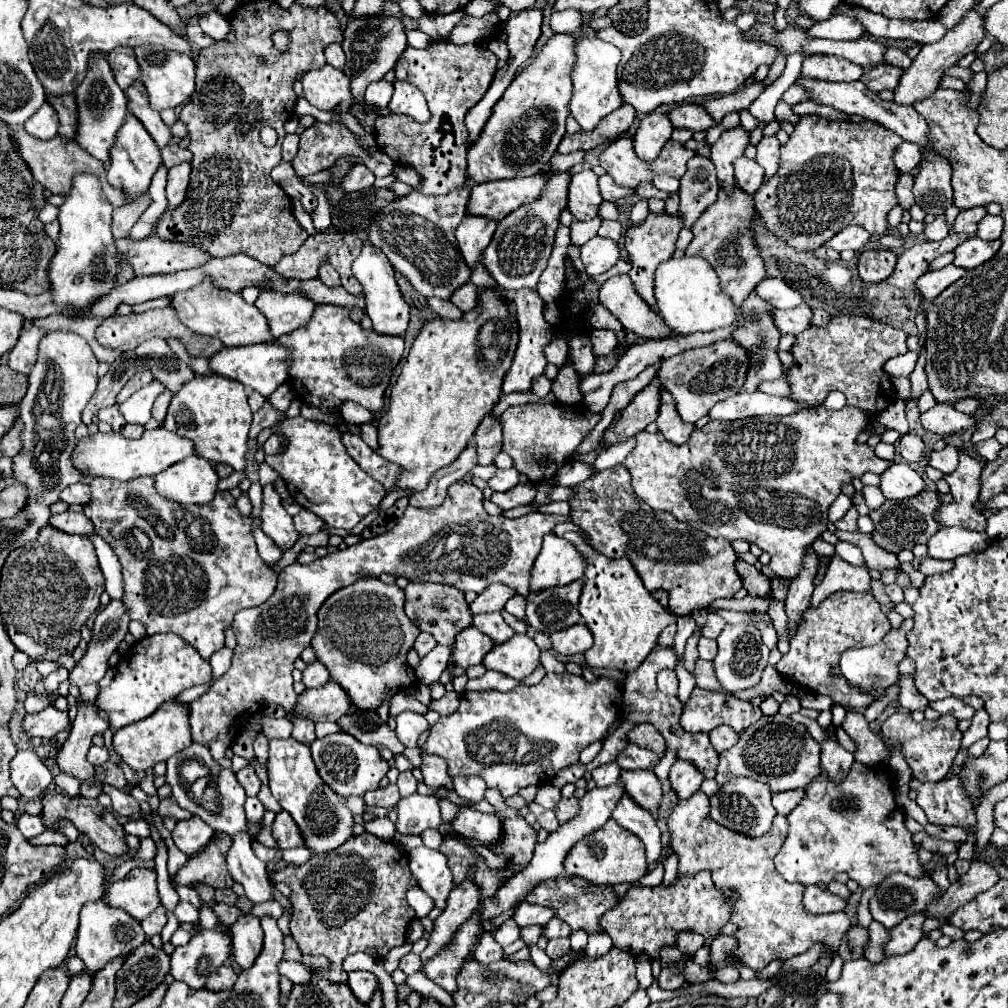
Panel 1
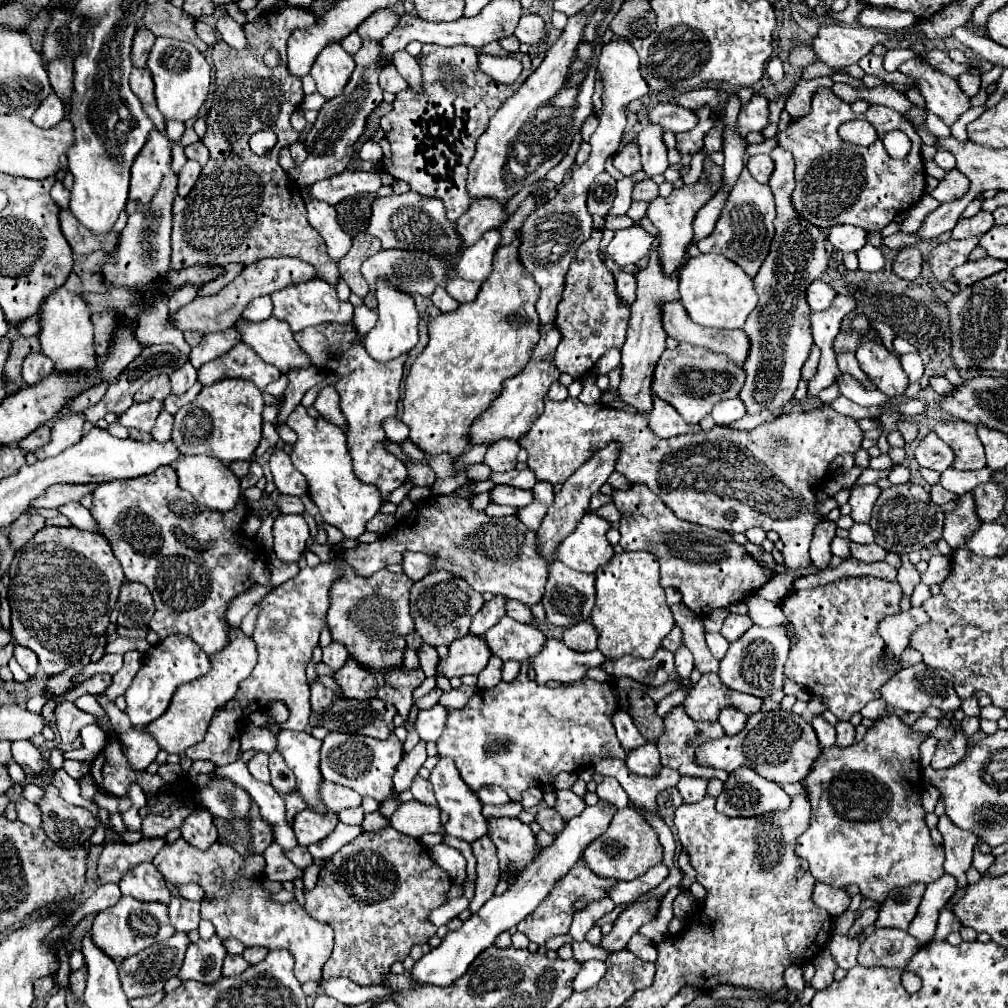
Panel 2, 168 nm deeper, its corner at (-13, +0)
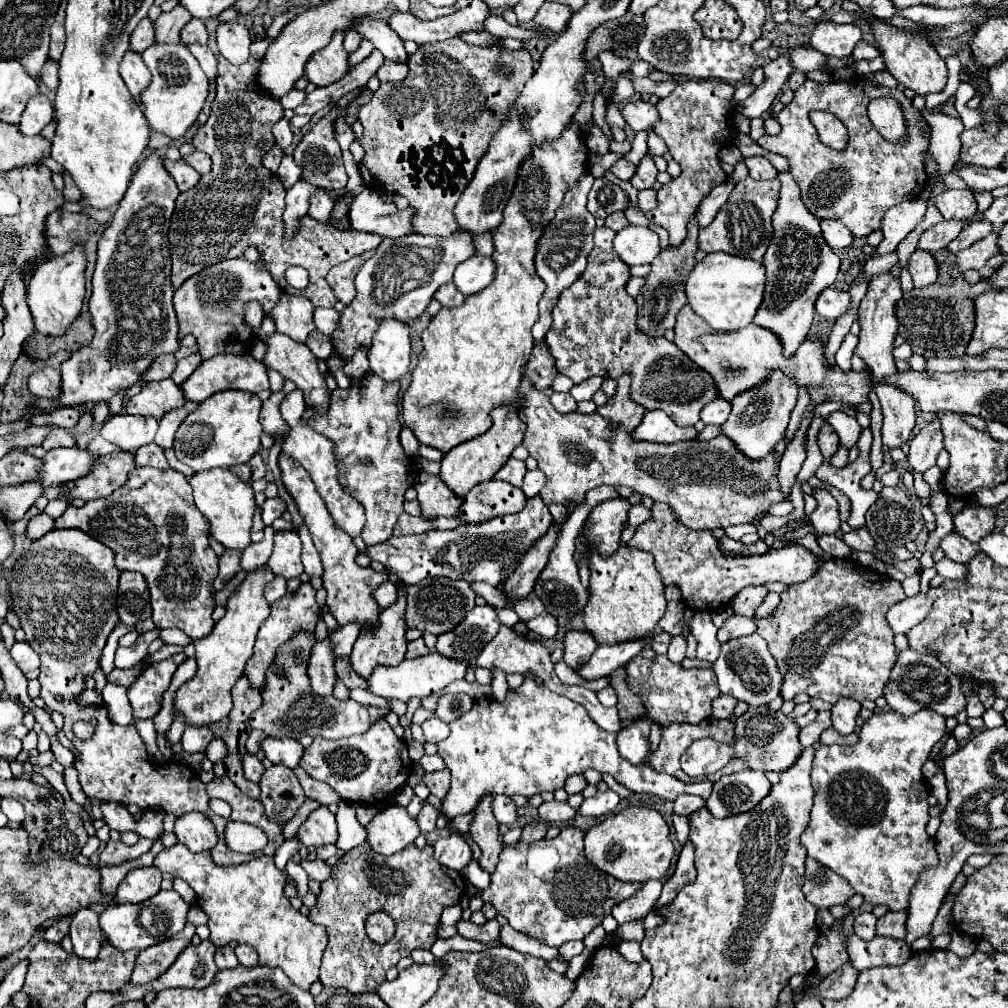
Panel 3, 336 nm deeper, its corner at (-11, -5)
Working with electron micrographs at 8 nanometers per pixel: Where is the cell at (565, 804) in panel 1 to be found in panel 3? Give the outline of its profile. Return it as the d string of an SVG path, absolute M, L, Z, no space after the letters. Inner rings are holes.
M551 801L551 803L543 803L539 809L539 817L545 821L545 823L557 823L557 821L569 821L575 817L575 809L565 801L565 803L559 803L559 801Z

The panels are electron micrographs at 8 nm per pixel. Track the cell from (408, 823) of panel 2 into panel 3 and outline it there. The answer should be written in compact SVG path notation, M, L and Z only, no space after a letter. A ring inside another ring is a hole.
M391 805L379 811L367 825L367 843L375 853L393 855L405 849L421 833L417 821L409 817L407 809L401 805Z

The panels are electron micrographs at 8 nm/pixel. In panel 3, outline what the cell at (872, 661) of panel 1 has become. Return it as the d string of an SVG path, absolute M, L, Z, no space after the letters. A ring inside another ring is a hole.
M917 593L915 597L907 597L893 605L887 613L887 621L893 633L907 633L911 627L919 625L923 617L929 613L933 601L925 593Z

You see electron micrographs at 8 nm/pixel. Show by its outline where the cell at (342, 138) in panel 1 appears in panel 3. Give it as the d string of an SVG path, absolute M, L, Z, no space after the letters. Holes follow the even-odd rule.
M333 109L327 117L323 117L307 135L303 135L303 139L293 151L293 161L301 167L303 179L315 187L323 187L329 191L341 191L347 185L347 173L343 167L341 149L339 143L335 141L335 131L331 127L335 119L337 119L337 109Z

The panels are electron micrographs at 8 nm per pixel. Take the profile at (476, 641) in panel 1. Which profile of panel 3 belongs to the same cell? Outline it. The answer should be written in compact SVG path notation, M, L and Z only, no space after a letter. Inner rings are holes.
M429 653L429 655L417 657L417 659L401 661L401 665L397 665L397 667L379 665L377 669L373 669L371 677L365 679L365 683L367 683L367 689L373 695L381 695L381 697L387 697L387 699L401 699L401 701L407 703L413 697L423 699L423 697L429 697L431 693L443 691L451 681L463 679L467 669L469 669L469 663L453 661L449 657L443 657L443 655L437 655L437 653Z

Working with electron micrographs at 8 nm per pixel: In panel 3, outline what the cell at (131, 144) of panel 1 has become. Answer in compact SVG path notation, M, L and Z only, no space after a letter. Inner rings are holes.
M151 153L139 169L133 173L133 179L129 183L129 189L125 191L125 197L119 201L117 211L109 223L109 227L103 231L99 239L99 251L97 251L97 267L93 273L93 293L89 299L89 313L93 321L95 335L89 345L83 345L77 353L71 355L69 361L61 365L61 397L55 401L35 399L33 405L37 411L53 411L59 407L73 407L79 403L99 403L109 401L113 395L117 395L121 389L131 387L141 379L141 373L149 369L153 363L153 357L175 353L179 349L179 325L173 309L173 285L171 285L171 257L169 257L169 221L171 213L175 209L175 199L179 195L179 189L173 181L173 177L167 173L167 169L161 163L159 153Z

